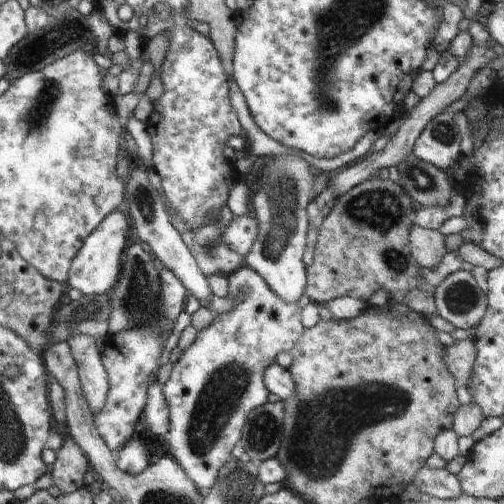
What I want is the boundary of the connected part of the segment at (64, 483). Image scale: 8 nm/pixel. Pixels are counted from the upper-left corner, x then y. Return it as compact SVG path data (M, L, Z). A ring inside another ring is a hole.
M72 438L64 440L56 450L56 460L51 467L53 491L58 494L71 493L86 486L84 474L90 470L85 452Z

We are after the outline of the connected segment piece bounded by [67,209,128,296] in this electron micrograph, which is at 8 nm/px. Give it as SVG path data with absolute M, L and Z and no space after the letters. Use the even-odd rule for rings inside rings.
M124 209L106 216L106 224L102 224L102 228L98 228L98 232L94 232L94 236L86 240L86 248L82 248L82 252L77 252L78 260L74 260L74 268L69 268L70 280L67 280L67 284L70 288L78 288L84 295L96 296L108 293L108 290L117 284L121 274L120 260L128 238L126 215L128 214Z

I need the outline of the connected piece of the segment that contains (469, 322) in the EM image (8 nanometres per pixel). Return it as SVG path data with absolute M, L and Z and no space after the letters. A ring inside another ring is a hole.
M461 268L438 281L434 296L437 314L464 330L478 326L488 306L476 279Z

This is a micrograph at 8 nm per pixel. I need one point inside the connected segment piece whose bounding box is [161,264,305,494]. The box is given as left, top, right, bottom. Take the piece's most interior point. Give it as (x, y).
(217, 381)

